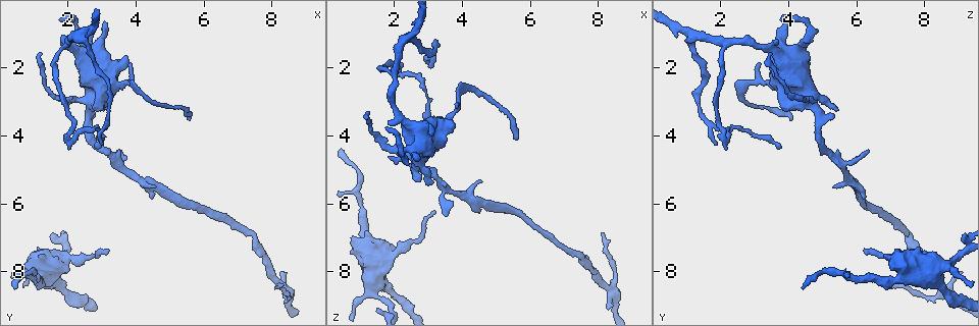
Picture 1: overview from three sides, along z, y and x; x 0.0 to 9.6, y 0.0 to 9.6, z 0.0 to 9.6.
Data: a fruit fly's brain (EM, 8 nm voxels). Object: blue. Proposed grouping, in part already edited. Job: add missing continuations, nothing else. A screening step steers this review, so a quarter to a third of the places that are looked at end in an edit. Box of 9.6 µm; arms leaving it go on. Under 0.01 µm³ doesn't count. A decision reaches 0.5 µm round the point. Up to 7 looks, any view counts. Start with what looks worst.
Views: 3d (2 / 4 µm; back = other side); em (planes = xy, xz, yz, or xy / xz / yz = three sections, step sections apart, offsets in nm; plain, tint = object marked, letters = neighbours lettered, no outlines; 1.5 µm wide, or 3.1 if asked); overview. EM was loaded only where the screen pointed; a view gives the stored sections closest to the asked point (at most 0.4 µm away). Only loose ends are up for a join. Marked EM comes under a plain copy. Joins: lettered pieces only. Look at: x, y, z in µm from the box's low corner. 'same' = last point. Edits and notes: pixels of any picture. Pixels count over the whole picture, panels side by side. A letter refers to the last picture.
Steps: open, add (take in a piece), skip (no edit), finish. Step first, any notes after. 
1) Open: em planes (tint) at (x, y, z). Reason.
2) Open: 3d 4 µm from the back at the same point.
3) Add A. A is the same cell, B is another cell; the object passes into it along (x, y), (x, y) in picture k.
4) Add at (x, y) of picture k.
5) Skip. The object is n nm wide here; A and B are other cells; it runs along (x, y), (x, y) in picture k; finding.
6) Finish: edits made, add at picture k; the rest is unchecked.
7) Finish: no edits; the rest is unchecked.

Open: 3d 2 µm at (8.35, 7.95, 9.15). An open end.

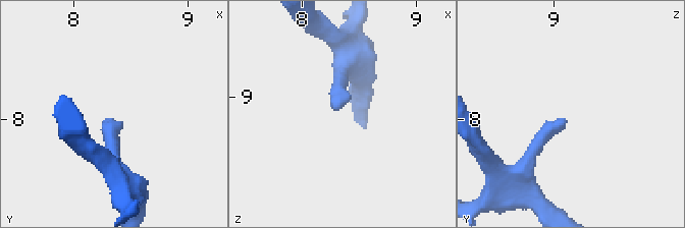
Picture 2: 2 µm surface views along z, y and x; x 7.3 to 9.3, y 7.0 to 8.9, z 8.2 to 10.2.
Open: em xy step 4 (tint) at (8.30, 8.00, 9.10).

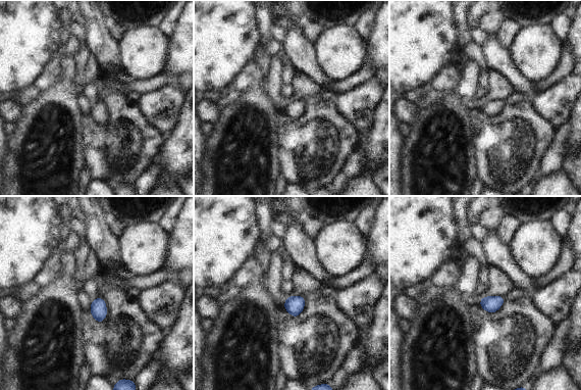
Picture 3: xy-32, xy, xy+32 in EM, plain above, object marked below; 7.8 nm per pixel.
Open: em planes (letters) at the same point.

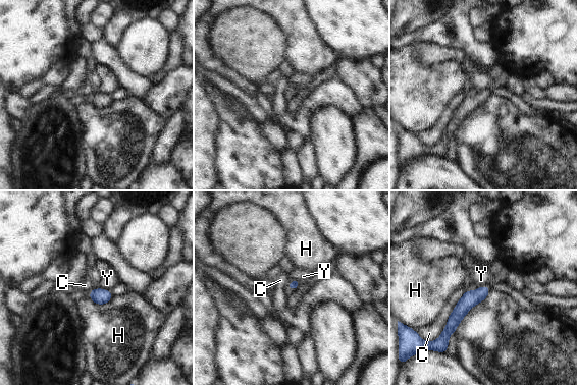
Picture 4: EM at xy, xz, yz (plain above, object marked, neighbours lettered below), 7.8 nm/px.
Skip. The longest contact is with C, 460 nm; C, H and Y are other cells; it runs along (484, 288), (460, 311), (447, 333) in picture 4; none of them fits.

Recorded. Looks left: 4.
Open: em planes (letters) at (3.00, 0.60, 3.95).

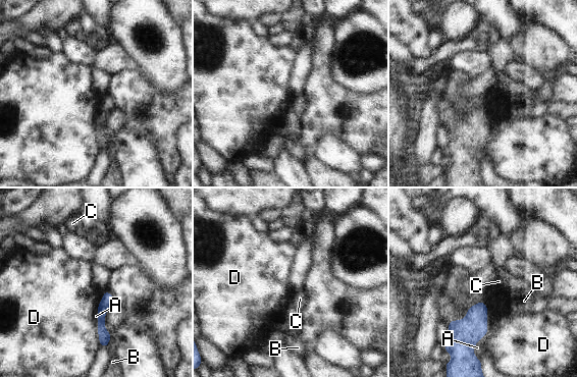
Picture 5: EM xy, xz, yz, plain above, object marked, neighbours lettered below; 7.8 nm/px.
Add A. A is the same cell, B, C and D are other cells; the object passes into it along (464, 334), (485, 334), (477, 347) in picture 5; the cell continues.

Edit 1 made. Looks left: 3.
Open: 3d 4 µm at (2.05, 4.45, 2.20). Thin end.

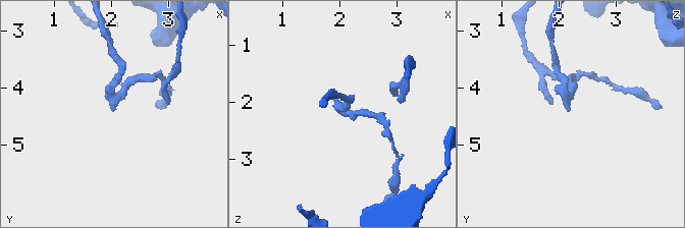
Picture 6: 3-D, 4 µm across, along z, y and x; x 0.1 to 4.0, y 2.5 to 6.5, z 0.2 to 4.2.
Open: em planes (letters) at (2.05, 4.45, 2.20).

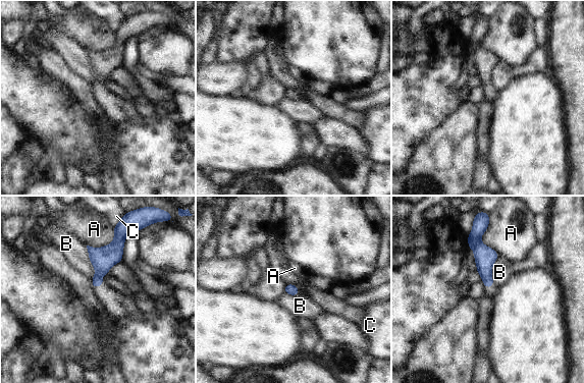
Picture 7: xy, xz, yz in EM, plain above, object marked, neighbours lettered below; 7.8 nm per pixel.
Skip. The object is 80 nm wide here; A, B and C are other cells; none of them fits.

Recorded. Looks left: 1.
Finish: edits made, add at picture 5; the rest is unchecked.

